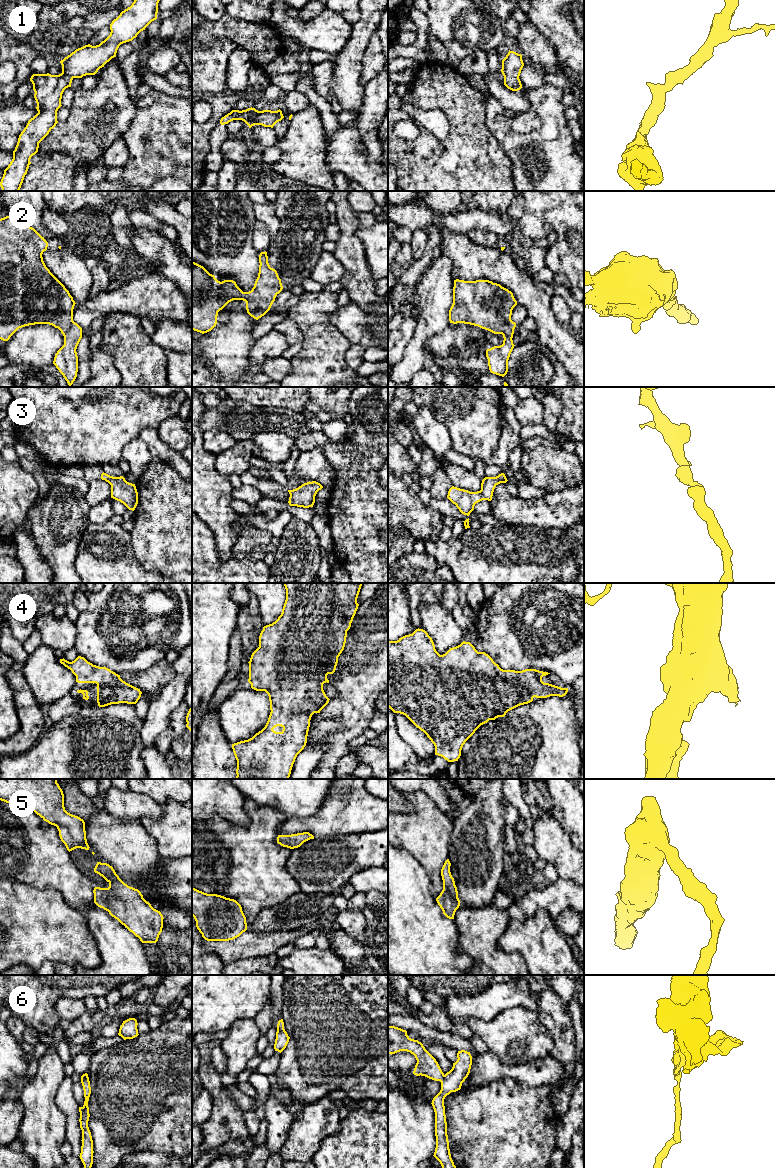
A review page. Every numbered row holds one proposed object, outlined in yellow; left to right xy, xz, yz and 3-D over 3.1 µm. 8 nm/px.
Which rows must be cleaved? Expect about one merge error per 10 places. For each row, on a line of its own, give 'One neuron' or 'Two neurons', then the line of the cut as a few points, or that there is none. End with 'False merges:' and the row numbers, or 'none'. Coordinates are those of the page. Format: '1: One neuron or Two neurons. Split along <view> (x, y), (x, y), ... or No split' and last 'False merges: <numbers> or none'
1: One neuron. No split
2: One neuron. No split
3: One neuron. No split
4: One neuron. No split
5: One neuron. No split
6: Two neurons. Split along xz (283, 1028), (277, 1030)
False merges: 6

